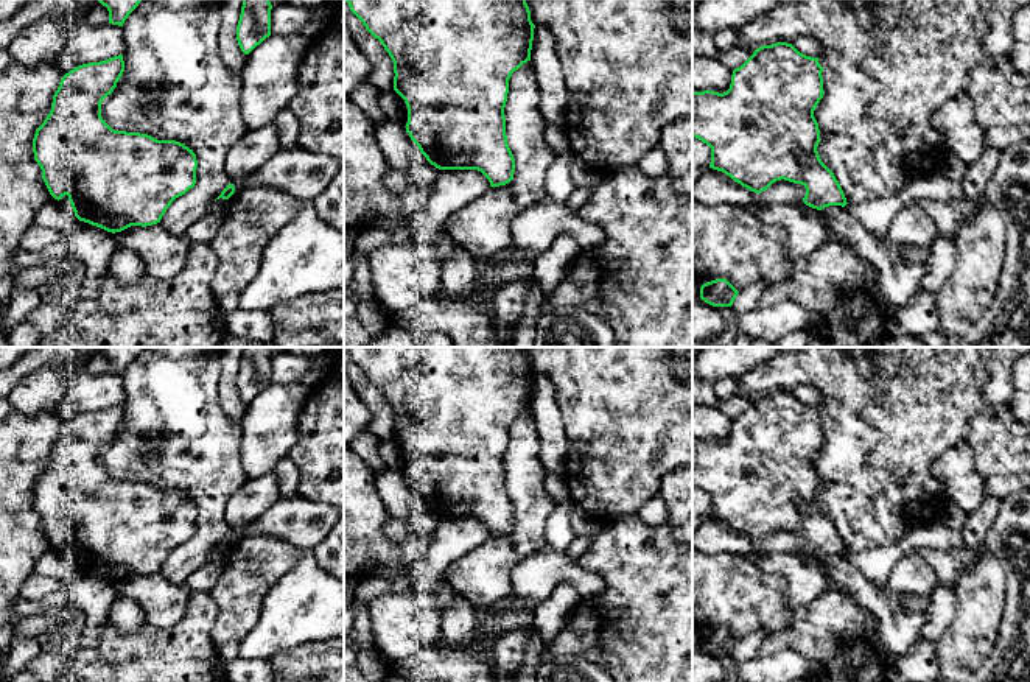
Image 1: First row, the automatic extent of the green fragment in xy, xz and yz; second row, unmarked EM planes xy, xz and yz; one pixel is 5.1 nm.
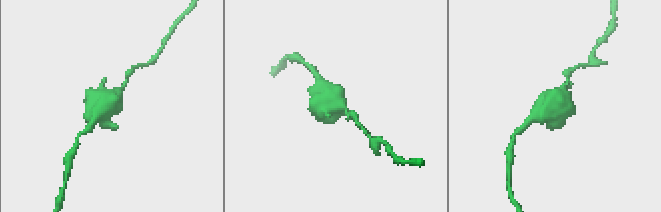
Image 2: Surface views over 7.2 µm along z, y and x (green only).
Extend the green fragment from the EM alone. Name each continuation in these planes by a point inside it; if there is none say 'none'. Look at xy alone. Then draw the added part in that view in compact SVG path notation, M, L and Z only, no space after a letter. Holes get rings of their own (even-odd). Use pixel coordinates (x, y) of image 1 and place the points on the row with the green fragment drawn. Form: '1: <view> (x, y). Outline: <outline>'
none

